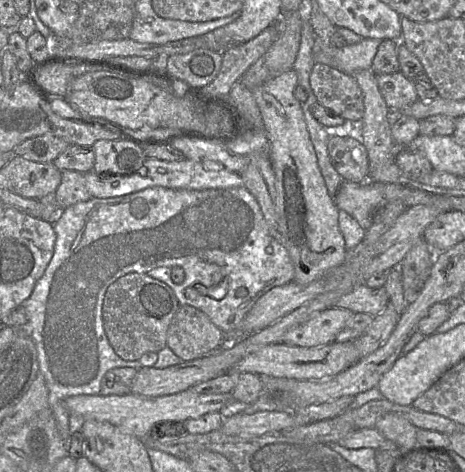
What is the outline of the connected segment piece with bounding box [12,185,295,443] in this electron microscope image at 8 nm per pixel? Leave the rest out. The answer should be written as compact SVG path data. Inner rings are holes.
M244 185L206 190L155 186L114 198L90 198L61 210L52 225L56 234L53 256L30 297L21 305L28 323L12 327L25 327L35 343L39 372L49 391L49 405L59 433L67 443L71 435L71 413L65 405L65 399L76 395L99 394L103 376L113 368L141 368L139 360L127 361L119 357L105 332L103 300L107 288L118 278L129 273L147 273L157 267L181 267L185 273L184 281L176 284L169 277L168 284L179 305L189 305L202 311L225 336L229 336L260 297L275 287L290 283L295 276L288 251L272 235L258 201ZM197 284L206 288L206 294L195 299L188 298L186 289L195 288ZM214 288L223 288L224 297L215 299L209 295Z

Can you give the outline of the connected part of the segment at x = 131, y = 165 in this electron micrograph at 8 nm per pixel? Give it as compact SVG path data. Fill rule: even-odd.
M99 140L92 148L95 154L92 171L98 176L133 174L146 159L143 147L128 140Z

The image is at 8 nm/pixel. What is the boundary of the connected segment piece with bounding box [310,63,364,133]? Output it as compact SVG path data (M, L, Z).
M316 63L310 85L318 103L343 117L353 133L364 115L363 94L355 78L329 65Z

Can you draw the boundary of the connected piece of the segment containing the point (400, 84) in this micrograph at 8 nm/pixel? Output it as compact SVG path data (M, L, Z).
M401 72L376 75L380 92L393 113L402 113L418 100L413 81Z

